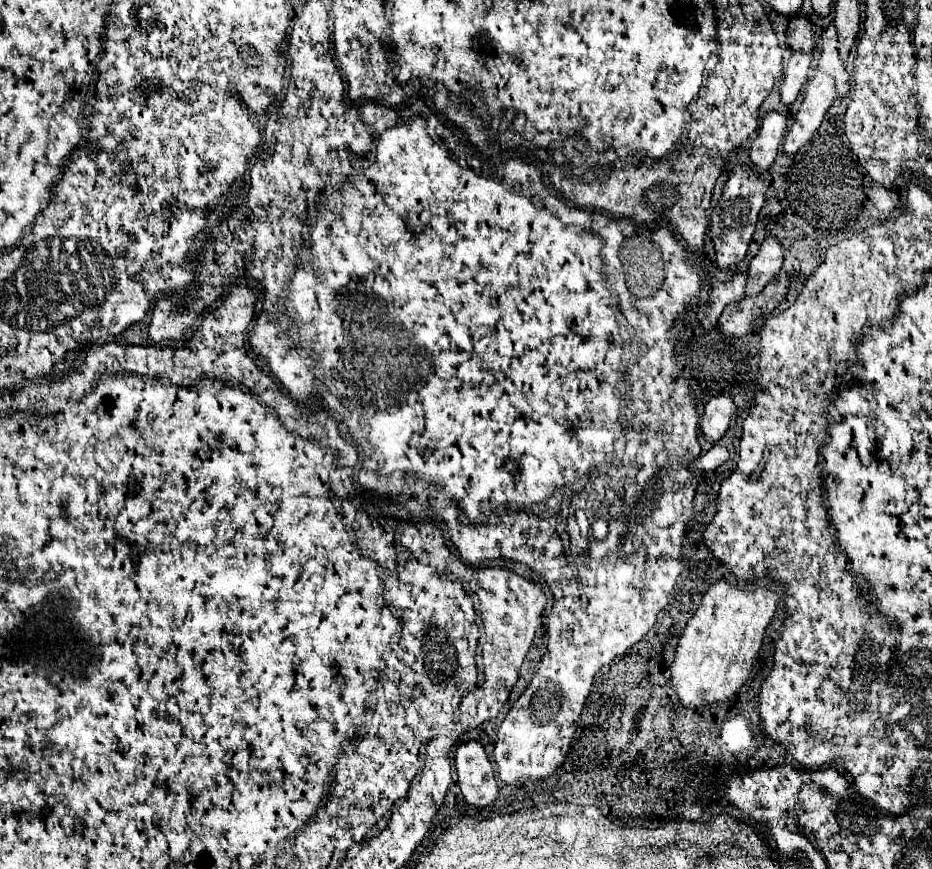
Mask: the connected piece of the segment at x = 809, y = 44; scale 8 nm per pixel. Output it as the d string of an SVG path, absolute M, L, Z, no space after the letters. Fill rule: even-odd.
M803 14L793 16L787 26L787 40L789 40L789 46L795 50L807 50L807 52L813 50L815 48L815 24Z

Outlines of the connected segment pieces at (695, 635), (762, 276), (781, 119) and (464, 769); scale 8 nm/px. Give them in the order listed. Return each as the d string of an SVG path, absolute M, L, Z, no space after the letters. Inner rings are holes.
M725 578L717 580L707 590L695 616L685 626L671 666L671 686L683 706L711 706L729 702L735 696L751 672L765 628L777 610L777 602L777 592L769 588L743 590Z
M767 238L761 244L757 256L751 260L749 270L747 270L747 274L749 274L747 286L745 286L747 296L759 294L765 288L765 284L781 270L783 252L785 252L785 248L777 238Z
M769 112L763 118L759 136L751 144L751 160L753 160L755 168L767 170L773 164L787 124L789 124L789 118L779 112Z
M469 740L457 748L455 768L461 794L471 806L483 808L497 800L499 786L493 776L493 764L481 742Z

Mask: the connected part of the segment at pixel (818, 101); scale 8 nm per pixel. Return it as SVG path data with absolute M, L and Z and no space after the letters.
M817 70L805 88L803 104L795 116L795 124L785 136L783 150L787 154L795 154L803 144L811 140L811 136L821 126L827 110L831 108L831 96L835 96L835 82L825 72Z

